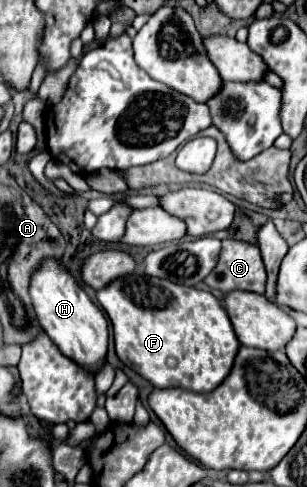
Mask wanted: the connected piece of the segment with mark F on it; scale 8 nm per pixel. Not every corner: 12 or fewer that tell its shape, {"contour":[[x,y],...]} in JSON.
{"contour":[[137,268],[99,290],[117,356],[203,394],[239,340],[211,292]]}

